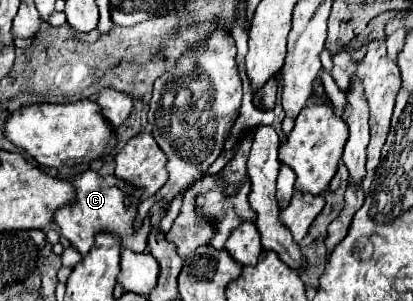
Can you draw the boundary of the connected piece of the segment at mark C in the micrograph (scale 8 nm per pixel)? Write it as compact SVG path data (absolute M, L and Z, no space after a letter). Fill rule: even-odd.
M83 171L79 175L75 175L73 179L73 187L75 187L75 201L57 209L53 213L53 223L57 223L59 233L81 253L85 255L91 245L93 245L93 237L95 233L107 231L107 233L115 233L117 237L125 237L135 233L133 229L133 219L137 215L137 201L139 201L139 189L119 181L115 175L107 175L103 177L97 171ZM131 193L133 195L133 205L127 209L125 207L125 195Z

